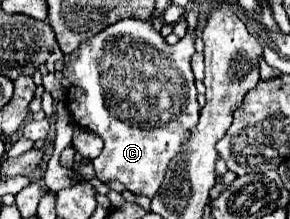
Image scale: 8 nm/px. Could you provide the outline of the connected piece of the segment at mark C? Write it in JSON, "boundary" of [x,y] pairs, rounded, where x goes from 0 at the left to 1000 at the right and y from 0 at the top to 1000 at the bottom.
{"boundary":[[[410,91],[390,119],[369,119],[321,174],[279,192],[279,210],[224,256],[217,347],[238,365],[231,466],[252,521],[252,548],[334,621],[355,630],[362,676],[341,721],[321,731],[334,813],[348,831],[410,822],[459,886],[493,886],[528,904],[569,813],[583,731],[617,703],[624,658],[652,630],[659,584],[686,548],[679,402],[666,329],[652,301],[659,256],[672,247],[679,128],[645,137],[645,155],[603,201],[583,210],[569,174],[500,91]]]}

